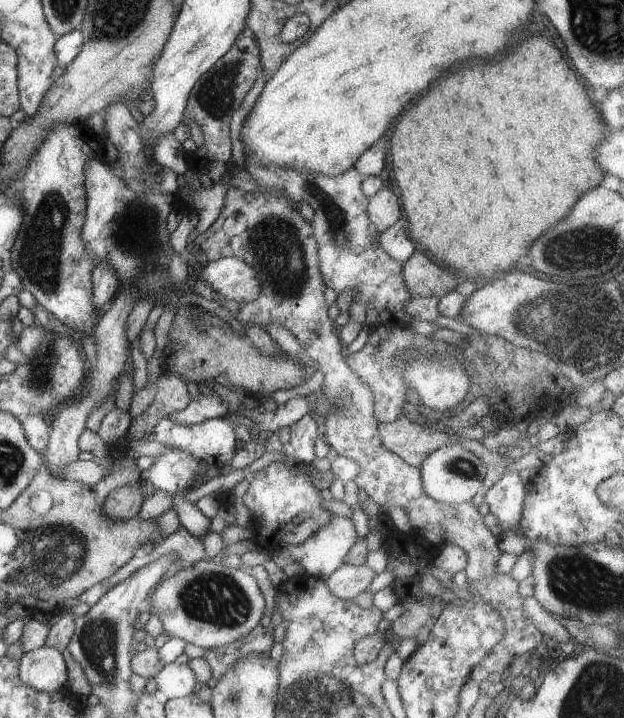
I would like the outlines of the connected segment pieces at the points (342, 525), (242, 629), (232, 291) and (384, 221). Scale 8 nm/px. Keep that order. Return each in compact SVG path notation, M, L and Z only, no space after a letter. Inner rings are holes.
M333 515L330 524L302 544L286 545L283 549L305 568L307 576L326 580L344 564L356 538L351 519Z
M196 561L192 566L176 571L169 579L158 582L156 592L146 604L151 608L150 614L159 616L164 630L172 637L178 637L187 643L202 646L207 650L225 647L239 638L249 635L262 620L264 613L264 595L250 575L249 569L233 569L212 561Z
M223 256L205 267L198 269L198 278L217 291L218 299L249 303L261 293L257 270L241 258Z
M383 187L374 196L369 197L367 215L380 234L398 221L402 221L400 200L392 190Z

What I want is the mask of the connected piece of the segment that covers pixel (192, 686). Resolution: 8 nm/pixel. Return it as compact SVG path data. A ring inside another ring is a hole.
M169 662L154 678L162 700L192 695L200 687L195 670L188 663Z

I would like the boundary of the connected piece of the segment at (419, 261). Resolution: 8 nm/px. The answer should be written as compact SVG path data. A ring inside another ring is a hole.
M417 250L402 267L406 290L413 297L436 296L441 299L458 285L458 274L438 264L427 253Z

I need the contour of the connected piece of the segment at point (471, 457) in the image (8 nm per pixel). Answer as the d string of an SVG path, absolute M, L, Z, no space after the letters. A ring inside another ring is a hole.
M452 443L431 452L419 469L425 493L435 501L453 505L470 502L472 497L484 488L482 481L487 472L483 460L460 443Z

